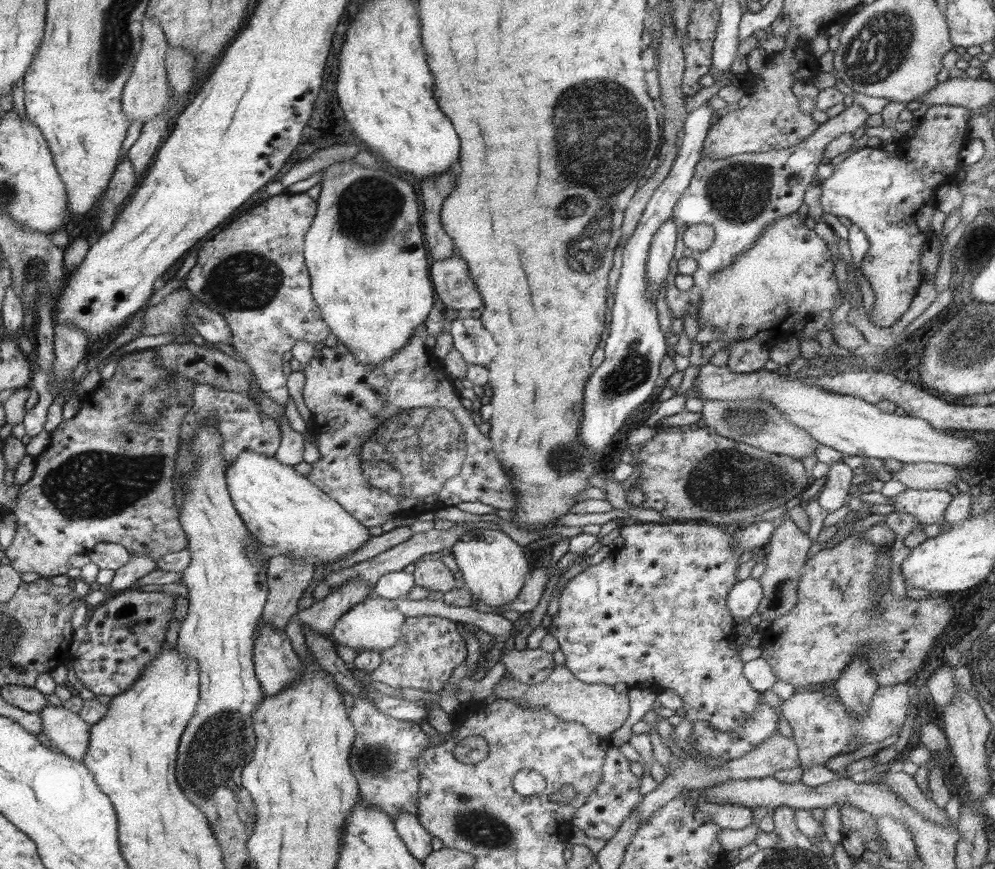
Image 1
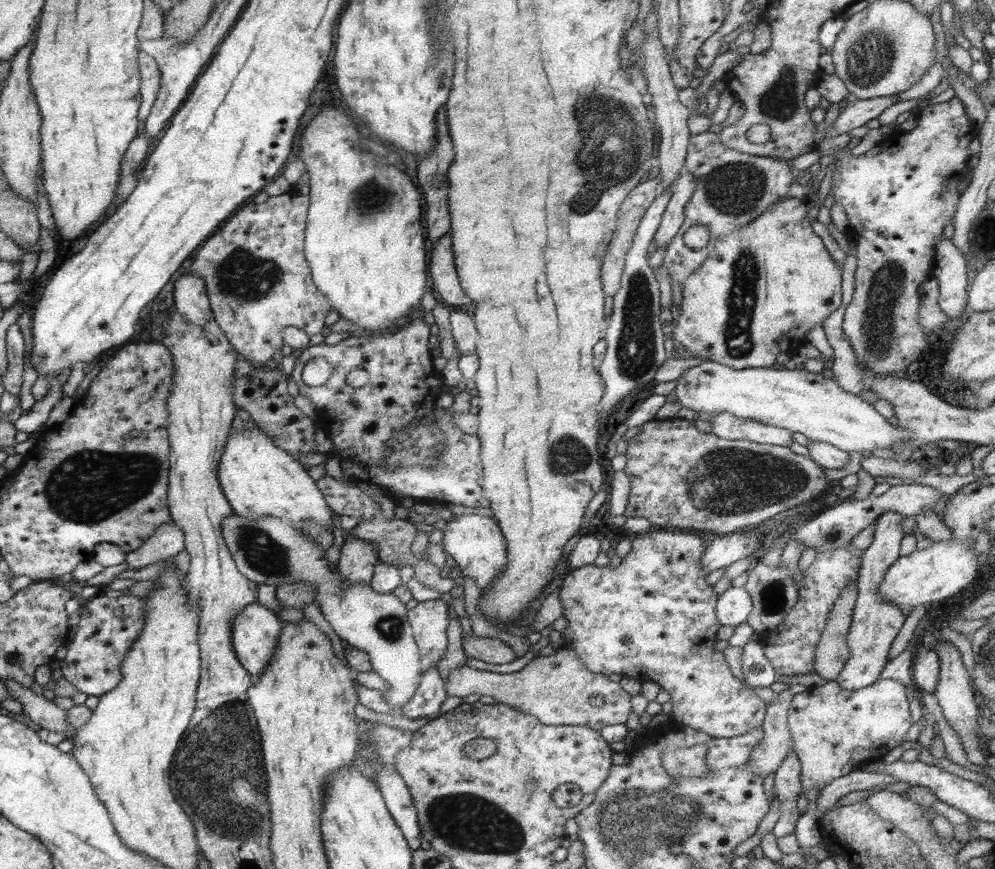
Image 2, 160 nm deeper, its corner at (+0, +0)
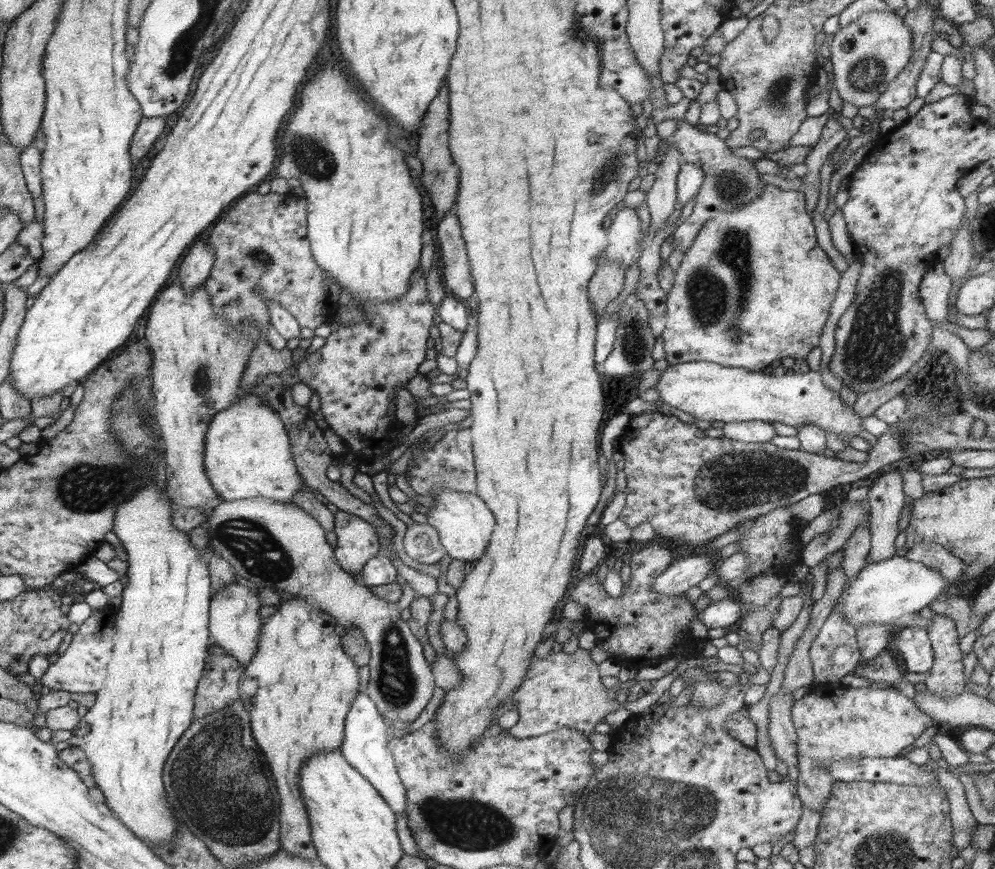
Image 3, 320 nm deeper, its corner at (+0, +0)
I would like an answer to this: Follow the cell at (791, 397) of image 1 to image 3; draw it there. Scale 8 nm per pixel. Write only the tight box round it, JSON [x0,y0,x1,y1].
[654,362,864,440]

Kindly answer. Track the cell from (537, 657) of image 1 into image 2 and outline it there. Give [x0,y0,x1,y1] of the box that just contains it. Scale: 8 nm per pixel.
[462,631,516,664]

